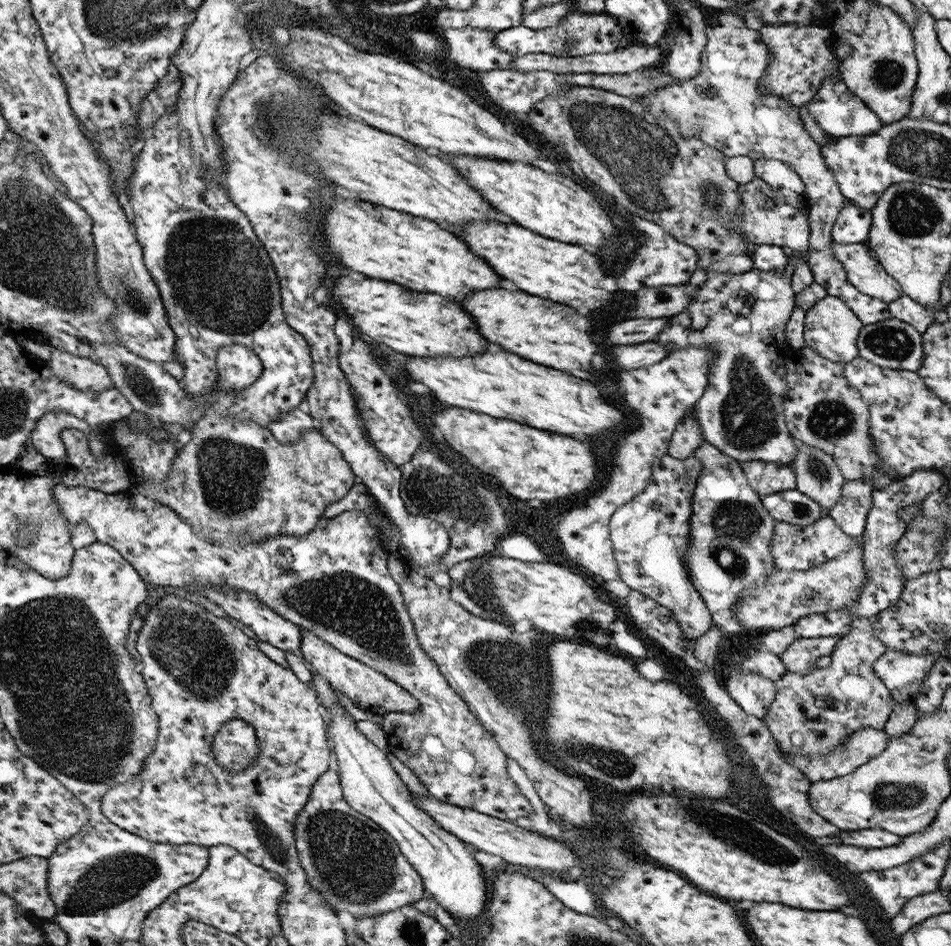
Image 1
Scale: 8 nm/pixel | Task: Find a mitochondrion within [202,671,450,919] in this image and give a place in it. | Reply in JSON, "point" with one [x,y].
{"point":[354,863]}

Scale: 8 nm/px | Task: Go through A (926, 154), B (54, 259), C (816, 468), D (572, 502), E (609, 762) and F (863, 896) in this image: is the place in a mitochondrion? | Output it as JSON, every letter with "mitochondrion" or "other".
{"A":"mitochondrion","B":"mitochondrion","C":"mitochondrion","D":"other","E":"mitochondrion","F":"other"}

